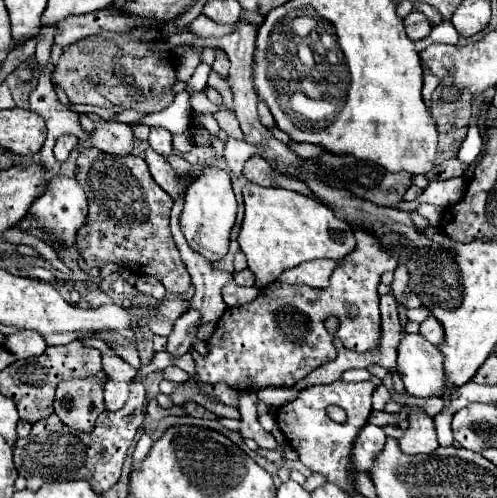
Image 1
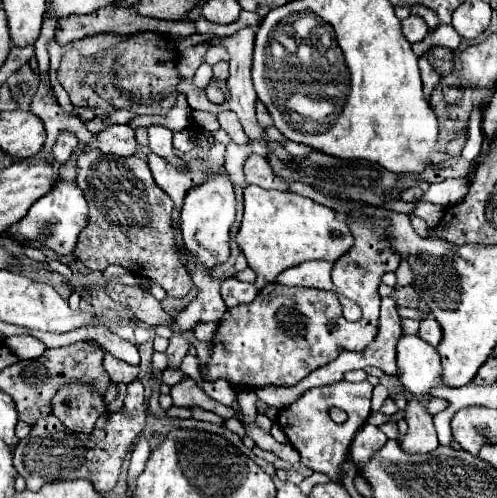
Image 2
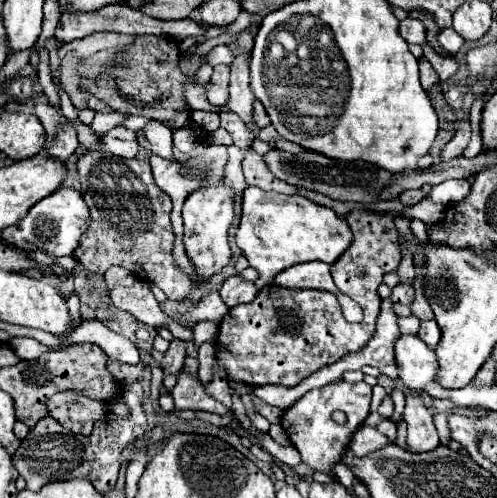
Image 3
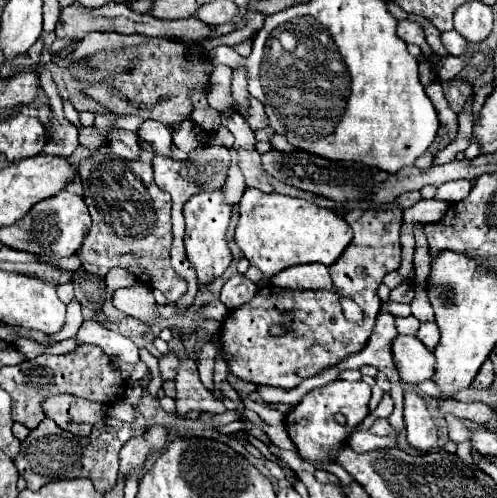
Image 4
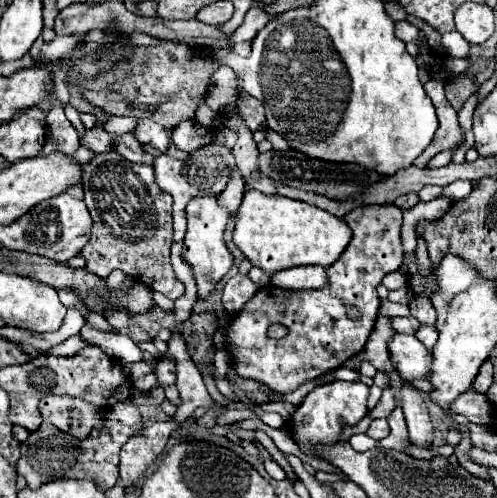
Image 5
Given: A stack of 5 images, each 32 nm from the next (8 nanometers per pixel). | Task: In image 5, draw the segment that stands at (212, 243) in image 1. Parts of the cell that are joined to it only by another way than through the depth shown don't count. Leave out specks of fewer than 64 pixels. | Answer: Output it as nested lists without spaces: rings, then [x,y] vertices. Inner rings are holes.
[[[198,196],[192,198],[190,204],[186,206],[188,212],[188,230],[184,238],[184,250],[182,258],[186,264],[190,264],[194,272],[194,280],[198,286],[198,298],[206,300],[210,292],[216,288],[216,284],[224,278],[224,274],[232,268],[232,254],[224,244],[224,228],[228,222],[228,212],[218,206],[218,196]]]

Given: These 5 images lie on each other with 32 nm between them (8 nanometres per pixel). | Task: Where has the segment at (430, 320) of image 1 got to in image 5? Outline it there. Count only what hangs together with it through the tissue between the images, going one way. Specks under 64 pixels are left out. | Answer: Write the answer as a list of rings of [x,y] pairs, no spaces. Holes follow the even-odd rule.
[[[420,326],[418,332],[416,332],[416,338],[420,338],[422,344],[430,350],[436,344],[436,340],[438,340],[438,332],[436,332],[434,326]]]

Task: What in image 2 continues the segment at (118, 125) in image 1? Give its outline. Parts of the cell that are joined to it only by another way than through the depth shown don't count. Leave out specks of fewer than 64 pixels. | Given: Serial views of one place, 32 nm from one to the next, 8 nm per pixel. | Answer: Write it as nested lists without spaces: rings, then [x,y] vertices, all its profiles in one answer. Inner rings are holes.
[[[126,124],[110,126],[108,130],[96,134],[94,146],[106,154],[116,154],[116,156],[134,156],[136,152],[136,138],[134,130]]]

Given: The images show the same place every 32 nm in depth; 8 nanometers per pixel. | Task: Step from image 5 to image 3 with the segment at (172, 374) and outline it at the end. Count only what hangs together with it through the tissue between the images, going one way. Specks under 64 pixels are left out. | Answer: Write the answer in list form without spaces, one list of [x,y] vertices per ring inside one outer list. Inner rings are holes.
[[[174,338],[170,342],[168,352],[164,354],[164,360],[162,360],[162,366],[160,366],[162,372],[164,374],[178,374],[182,364],[184,364],[184,358],[186,358],[186,344],[184,344],[184,340]]]

